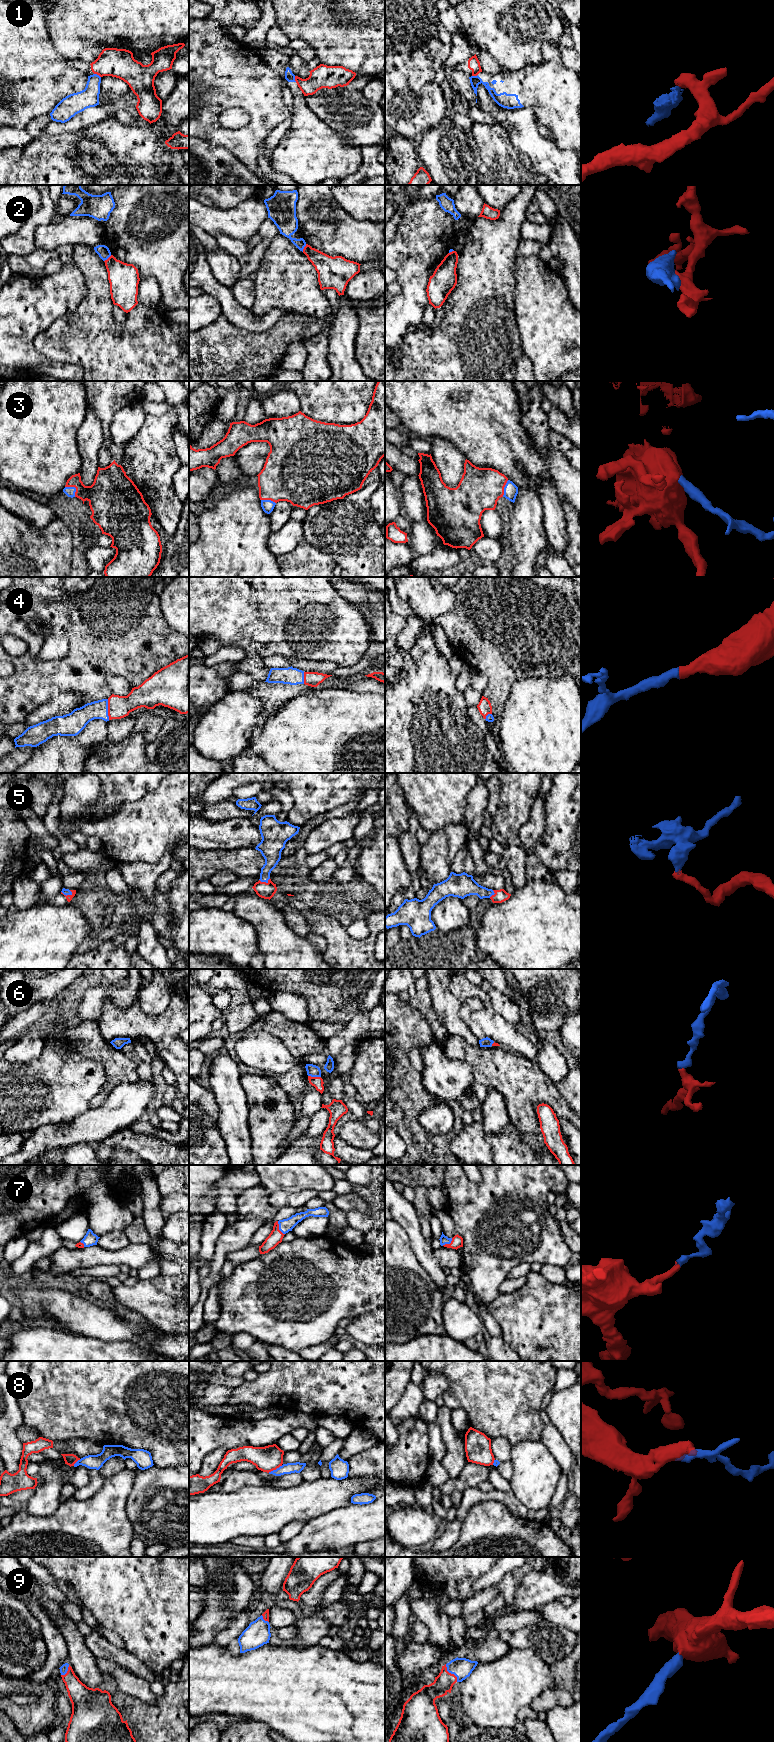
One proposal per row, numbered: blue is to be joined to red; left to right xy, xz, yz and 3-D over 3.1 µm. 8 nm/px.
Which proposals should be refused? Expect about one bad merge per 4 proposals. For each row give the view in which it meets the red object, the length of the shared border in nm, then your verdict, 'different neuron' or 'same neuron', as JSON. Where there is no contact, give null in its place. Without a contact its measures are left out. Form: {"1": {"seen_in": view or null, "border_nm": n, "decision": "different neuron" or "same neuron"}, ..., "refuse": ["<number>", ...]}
{"1": {"seen_in": "xy", "border_nm": 70, "decision": "different neuron"}, "2": {"seen_in": "xz", "border_nm": 70, "decision": "different neuron"}, "3": {"seen_in": "xy", "border_nm": 120, "decision": "same neuron"}, "4": {"seen_in": "xy", "border_nm": 170, "decision": "same neuron"}, "5": {"seen_in": "xz", "border_nm": 90, "decision": "same neuron"}, "6": {"seen_in": "xz", "border_nm": 110, "decision": "same neuron"}, "7": {"seen_in": "xz", "border_nm": 130, "decision": "same neuron"}, "8": {"seen_in": "xz", "border_nm": 130, "decision": "different neuron"}, "9": {"seen_in": "yz", "border_nm": 170, "decision": "same neuron"}, "refuse": ["1", "2", "8"]}

